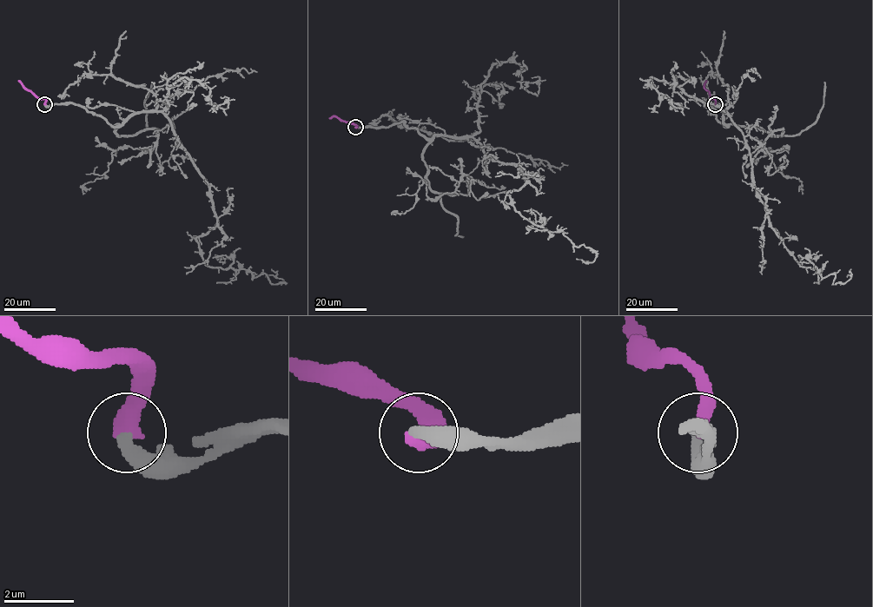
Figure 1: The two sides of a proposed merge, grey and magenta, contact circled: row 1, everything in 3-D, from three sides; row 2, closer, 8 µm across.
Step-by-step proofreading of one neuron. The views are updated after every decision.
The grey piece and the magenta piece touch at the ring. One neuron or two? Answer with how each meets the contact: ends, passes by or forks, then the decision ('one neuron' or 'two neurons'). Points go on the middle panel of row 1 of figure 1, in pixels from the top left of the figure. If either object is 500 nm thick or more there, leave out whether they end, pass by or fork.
grey ends there; magenta ends there; one neuron

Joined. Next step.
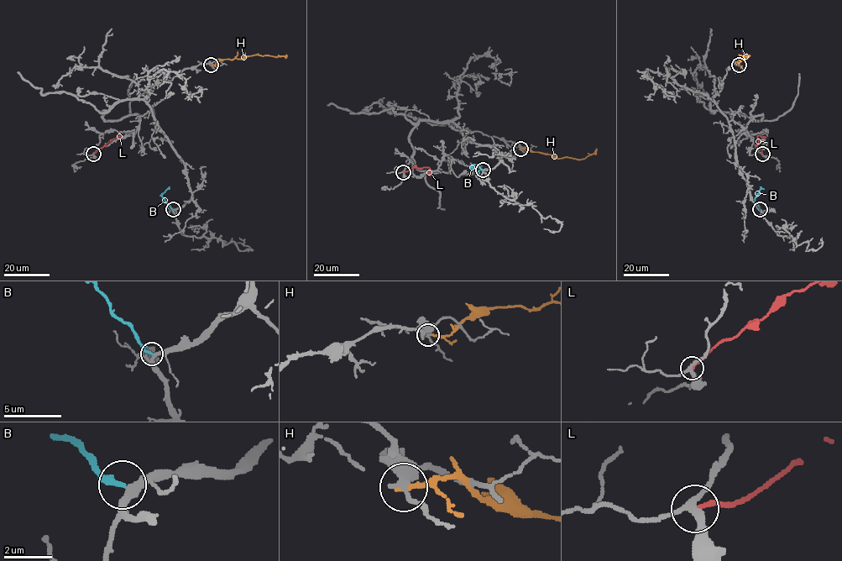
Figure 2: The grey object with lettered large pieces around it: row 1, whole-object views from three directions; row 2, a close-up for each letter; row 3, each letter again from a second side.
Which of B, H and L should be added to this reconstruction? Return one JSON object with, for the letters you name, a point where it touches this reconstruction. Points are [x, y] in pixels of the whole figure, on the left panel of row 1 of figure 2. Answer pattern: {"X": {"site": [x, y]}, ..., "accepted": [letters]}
{"B": {"site": [173, 209]}, "accepted": ["B"]}

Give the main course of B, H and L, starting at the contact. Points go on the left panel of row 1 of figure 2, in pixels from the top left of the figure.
B: (173, 209), (162, 196), (169, 186)
H: (211, 65), (223, 60), (258, 55), (275, 56), (286, 55)
L: (93, 154), (113, 138), (122, 137)

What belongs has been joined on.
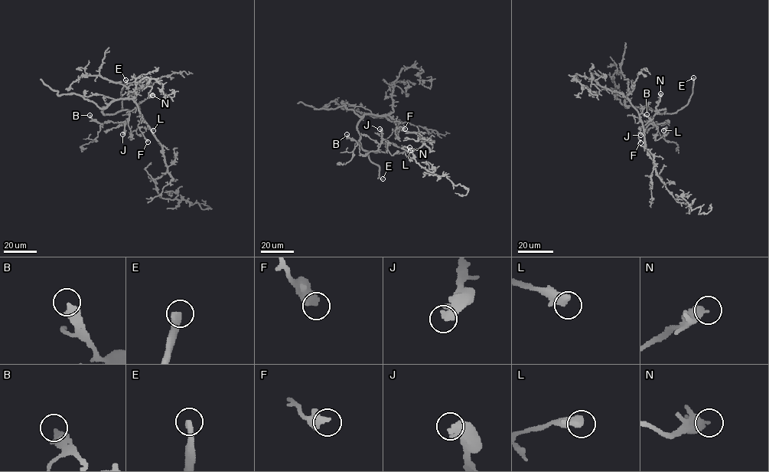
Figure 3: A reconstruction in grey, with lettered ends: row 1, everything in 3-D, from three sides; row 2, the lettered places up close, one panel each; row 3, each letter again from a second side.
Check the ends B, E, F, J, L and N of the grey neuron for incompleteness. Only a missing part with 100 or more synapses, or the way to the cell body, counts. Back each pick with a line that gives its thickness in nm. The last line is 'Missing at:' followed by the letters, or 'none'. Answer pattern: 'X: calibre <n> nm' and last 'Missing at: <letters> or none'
E: calibre 360 nm
J: calibre 500 nm
Missing at: E, J

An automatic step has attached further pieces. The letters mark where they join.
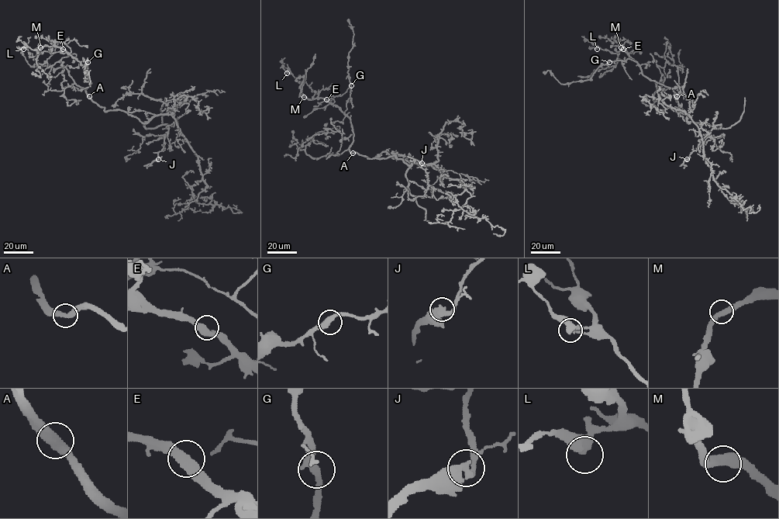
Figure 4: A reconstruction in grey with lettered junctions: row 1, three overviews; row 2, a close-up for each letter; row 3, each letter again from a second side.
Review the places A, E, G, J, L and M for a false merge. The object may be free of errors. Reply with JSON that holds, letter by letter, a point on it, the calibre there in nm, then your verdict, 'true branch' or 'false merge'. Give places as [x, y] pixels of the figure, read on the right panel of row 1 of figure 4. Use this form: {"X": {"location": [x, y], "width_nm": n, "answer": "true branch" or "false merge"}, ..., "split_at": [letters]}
{"A": {"location": [677, 96], "width_nm": 440, "answer": "true branch"}, "E": {"location": [623, 49], "width_nm": 460, "answer": "true branch"}, "G": {"location": [609, 62], "width_nm": 420, "answer": "true branch"}, "J": {"location": [687, 159], "width_nm": 440, "answer": "true branch"}, "L": {"location": [597, 49], "width_nm": 420, "answer": "true branch"}, "M": {"location": [621, 47], "width_nm": 480, "answer": "true branch"}, "split_at": []}

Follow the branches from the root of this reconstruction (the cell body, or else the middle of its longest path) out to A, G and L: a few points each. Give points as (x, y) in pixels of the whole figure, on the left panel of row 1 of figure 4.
A: (132, 116), (120, 109), (105, 111), (104, 107), (98, 106), (89, 96)
G: (132, 116), (120, 109), (105, 111), (91, 100), (85, 89), (90, 82), (81, 63), (82, 58), (87, 62)
L: (132, 116), (94, 102), (84, 66), (62, 48), (23, 49)

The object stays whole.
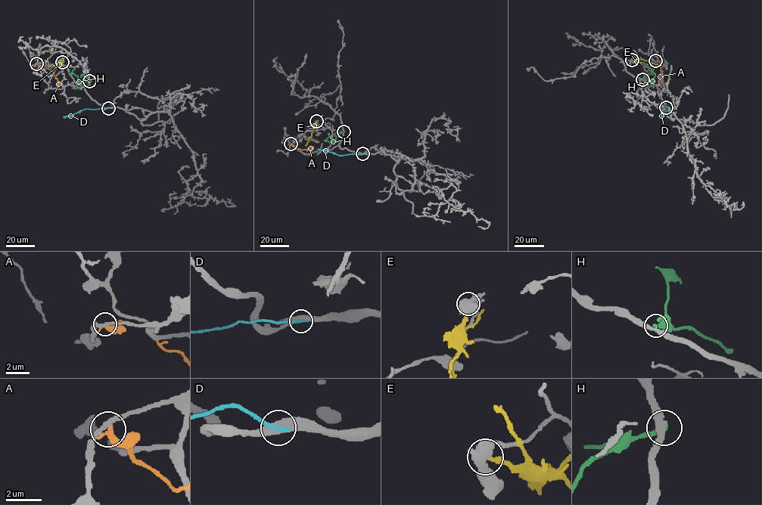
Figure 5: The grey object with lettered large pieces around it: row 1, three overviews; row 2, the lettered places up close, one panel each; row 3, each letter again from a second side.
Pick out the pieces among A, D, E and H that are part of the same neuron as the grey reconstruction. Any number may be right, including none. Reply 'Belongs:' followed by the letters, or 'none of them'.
Belongs: none of them

